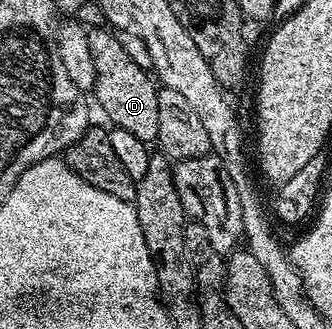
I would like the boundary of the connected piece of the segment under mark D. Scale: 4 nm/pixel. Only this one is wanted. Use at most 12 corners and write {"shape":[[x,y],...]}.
{"shape":[[110,28],[89,32],[93,96],[114,128],[158,142],[152,74]]}

